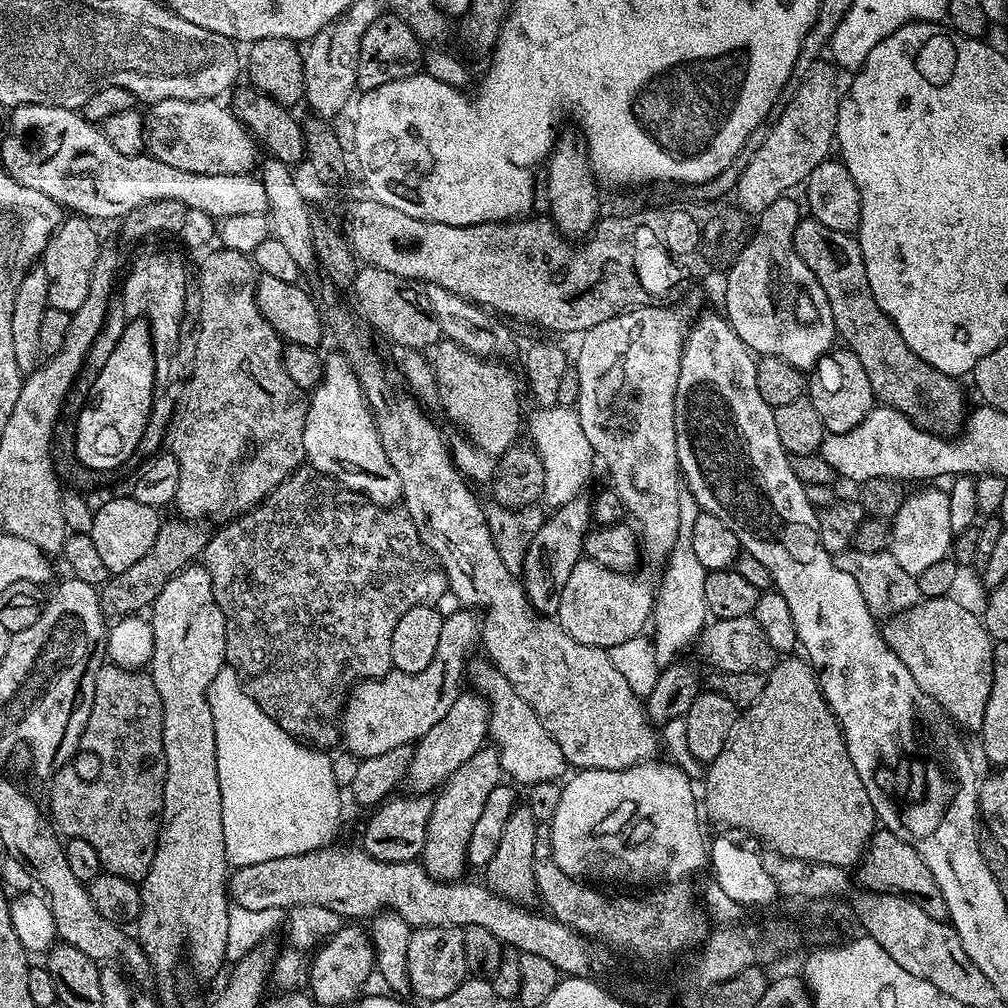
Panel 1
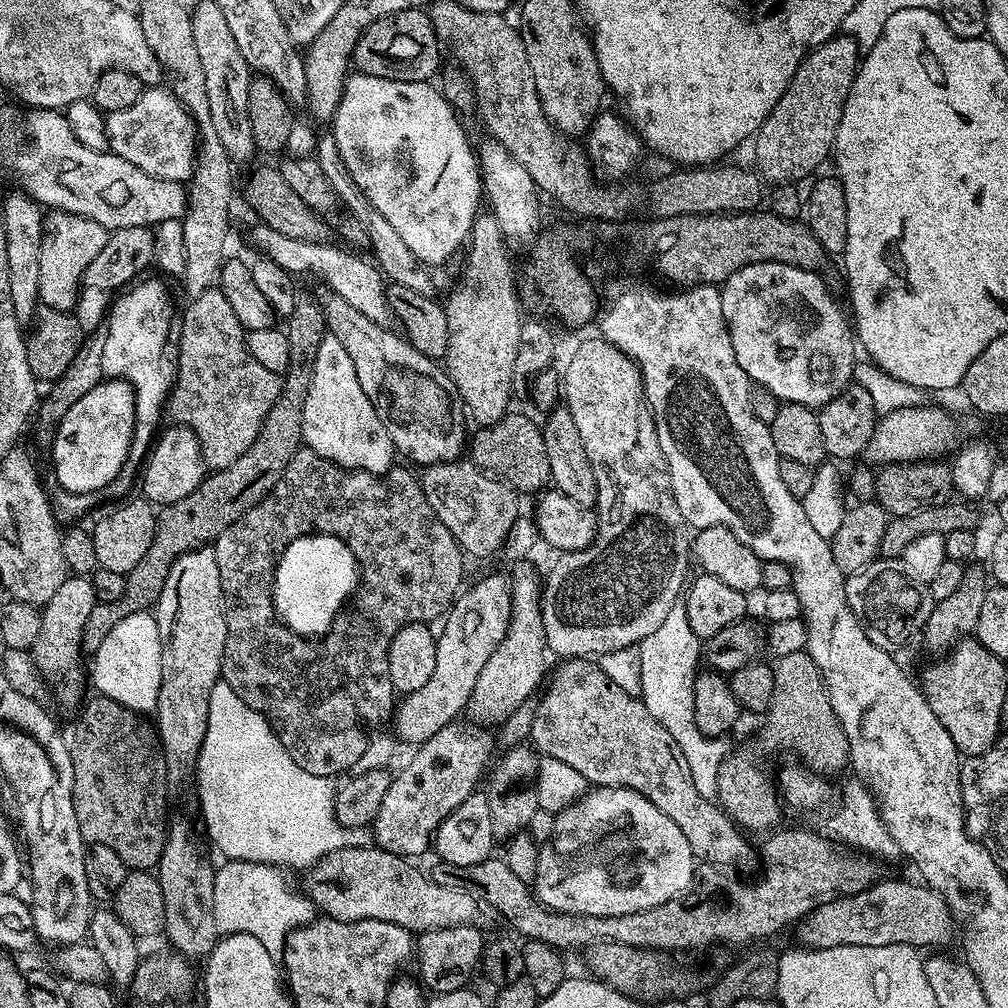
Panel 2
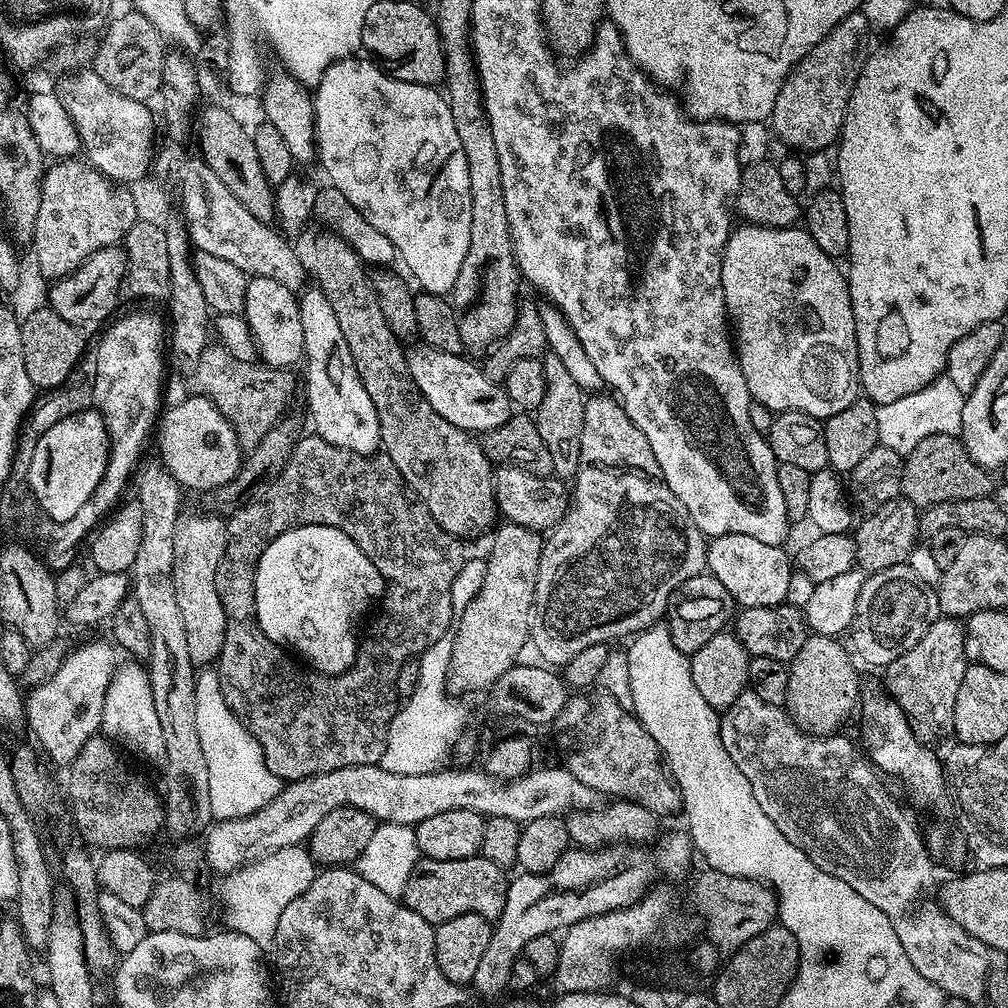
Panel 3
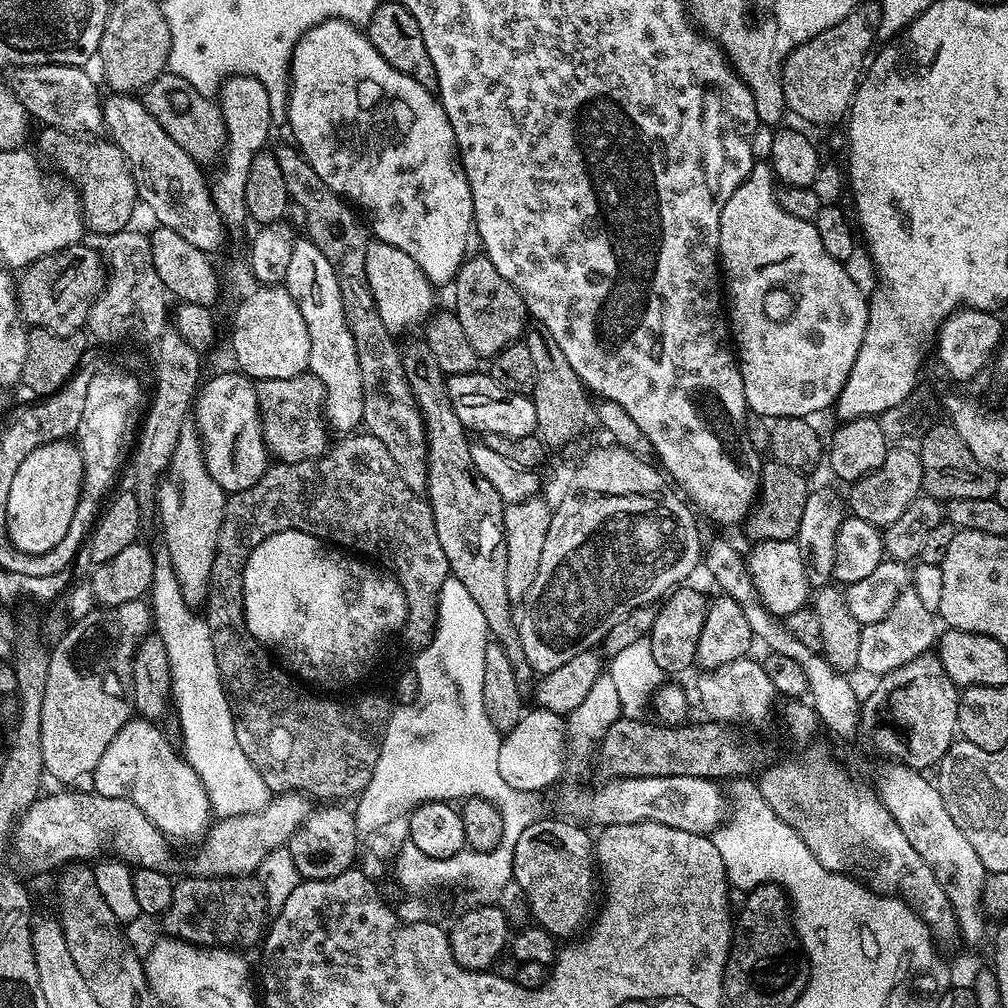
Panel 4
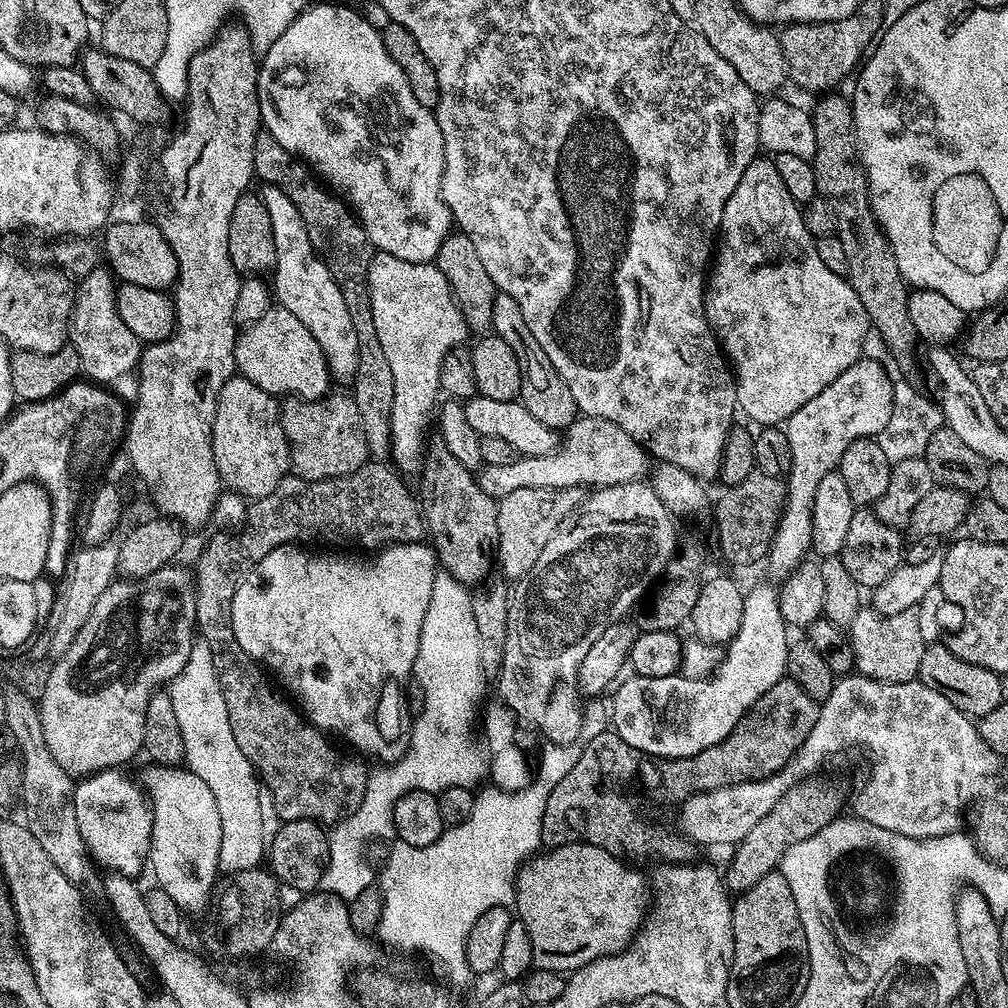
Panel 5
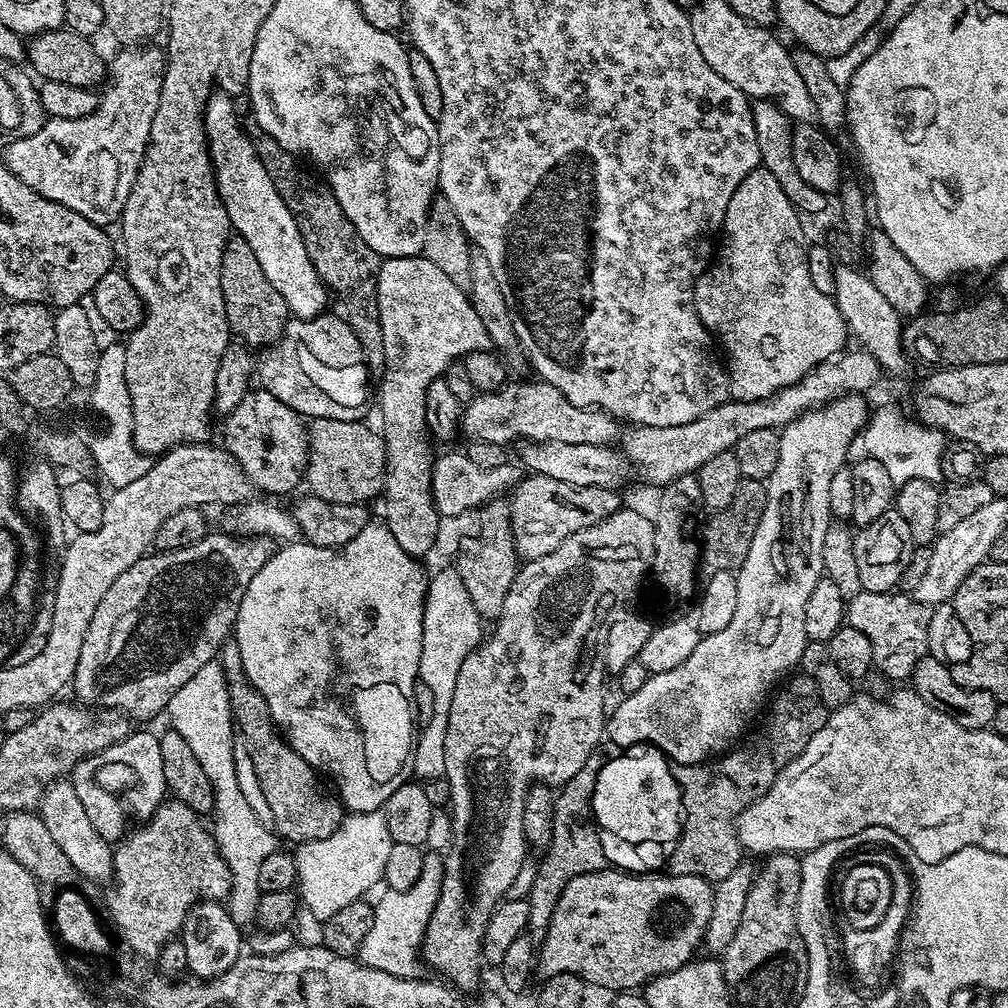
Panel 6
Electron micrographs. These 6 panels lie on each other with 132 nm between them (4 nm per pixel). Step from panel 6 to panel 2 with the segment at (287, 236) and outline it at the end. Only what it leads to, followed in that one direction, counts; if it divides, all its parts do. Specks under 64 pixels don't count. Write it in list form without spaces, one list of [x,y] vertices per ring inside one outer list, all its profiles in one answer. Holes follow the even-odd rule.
[[[325,335],[323,342],[318,346],[310,390],[304,399],[302,434],[307,447],[313,448],[315,452],[342,465],[343,468],[357,468],[359,472],[383,476],[393,467],[394,449],[390,434],[386,426],[382,426],[370,398],[366,398],[362,385],[358,382],[358,374],[354,372],[354,362],[350,362],[350,354],[346,354],[346,346],[342,346],[342,342],[338,342],[338,338],[333,336]]]

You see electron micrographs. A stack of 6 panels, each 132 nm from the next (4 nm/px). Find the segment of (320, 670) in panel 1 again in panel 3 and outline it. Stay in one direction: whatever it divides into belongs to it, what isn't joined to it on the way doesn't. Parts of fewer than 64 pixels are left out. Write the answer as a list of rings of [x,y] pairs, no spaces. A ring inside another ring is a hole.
[[[309,434],[309,436],[301,435],[297,439],[296,445],[292,448],[292,453],[289,454],[288,460],[284,464],[284,469],[272,480],[269,480],[267,484],[263,485],[251,499],[241,504],[235,512],[231,513],[227,517],[226,523],[228,525],[228,541],[226,542],[226,550],[222,554],[222,562],[218,562],[216,585],[218,586],[218,598],[222,602],[225,613],[230,614],[231,619],[227,621],[224,630],[224,641],[220,647],[220,655],[218,657],[218,671],[223,683],[227,687],[229,684],[240,695],[240,700],[244,703],[244,709],[239,709],[238,715],[248,725],[248,729],[251,730],[256,741],[262,746],[262,754],[264,755],[266,766],[281,782],[291,782],[294,780],[305,780],[308,776],[326,774],[330,770],[342,770],[346,766],[379,764],[383,751],[386,750],[387,734],[390,730],[391,720],[398,709],[398,697],[395,690],[395,679],[398,676],[398,672],[402,670],[404,664],[409,663],[413,658],[419,657],[428,647],[434,645],[440,638],[448,634],[453,627],[454,611],[451,604],[451,586],[453,586],[454,580],[458,576],[458,572],[466,559],[464,548],[460,545],[463,543],[457,537],[450,535],[449,532],[444,532],[442,526],[438,526],[438,522],[434,522],[434,518],[426,510],[424,503],[408,487],[407,482],[405,482],[398,470],[398,466],[394,466],[394,462],[383,450],[377,451],[370,456],[363,456],[354,450],[346,450],[345,448],[334,446],[330,442],[323,440],[321,436],[315,434]],[[302,524],[334,526],[335,528],[340,528],[350,538],[354,538],[354,542],[358,542],[358,546],[368,555],[370,562],[374,562],[374,566],[382,574],[386,585],[386,591],[382,597],[384,613],[380,616],[380,632],[384,636],[366,637],[361,642],[360,649],[356,652],[356,661],[353,662],[352,668],[338,673],[337,676],[323,676],[320,672],[307,672],[306,669],[299,668],[287,656],[289,653],[281,645],[275,644],[260,631],[254,619],[256,615],[256,567],[266,550],[266,546],[274,538],[278,538],[283,534],[283,532],[288,532],[292,528],[298,528]]]

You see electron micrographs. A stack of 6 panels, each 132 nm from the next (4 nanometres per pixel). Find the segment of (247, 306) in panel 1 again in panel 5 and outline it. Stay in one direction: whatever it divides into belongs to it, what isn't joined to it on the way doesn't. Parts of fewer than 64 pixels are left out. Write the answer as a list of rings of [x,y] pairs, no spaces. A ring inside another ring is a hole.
[[[332,394],[323,400],[285,399],[280,421],[288,439],[288,449],[292,451],[291,475],[301,476],[303,480],[332,480],[335,476],[349,476],[369,463],[362,414],[358,414],[358,406],[351,395]]]

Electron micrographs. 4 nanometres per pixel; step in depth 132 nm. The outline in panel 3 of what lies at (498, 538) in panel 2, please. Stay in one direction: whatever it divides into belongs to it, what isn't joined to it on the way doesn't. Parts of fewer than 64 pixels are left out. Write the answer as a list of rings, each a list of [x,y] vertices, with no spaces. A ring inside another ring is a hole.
[[[320,230],[322,232],[318,233],[316,237],[308,244],[308,249],[303,249],[302,259],[304,261],[304,266],[309,277],[313,276],[315,287],[321,288],[324,291],[324,297],[330,302],[330,306],[334,306],[334,318],[338,318],[338,330],[342,330],[342,338],[346,338],[346,346],[350,346],[350,354],[354,358],[354,366],[358,370],[358,378],[362,382],[362,386],[366,386],[366,394],[370,394],[370,402],[374,402],[374,410],[378,414],[378,426],[380,427],[380,443],[382,445],[382,450],[389,458],[394,462],[394,466],[398,466],[398,470],[402,474],[405,482],[407,482],[408,487],[416,493],[416,497],[420,499],[421,502],[426,506],[426,510],[434,518],[434,522],[438,522],[438,526],[442,526],[444,532],[449,532],[450,535],[457,538],[465,538],[464,536],[472,536],[475,532],[487,533],[489,529],[497,523],[498,520],[498,509],[496,506],[496,486],[494,483],[494,465],[488,456],[485,454],[483,447],[479,443],[476,444],[469,433],[463,432],[458,426],[454,426],[450,422],[446,422],[446,418],[442,418],[436,411],[430,406],[430,402],[426,402],[426,398],[418,390],[418,386],[414,382],[414,378],[410,378],[410,370],[408,369],[408,357],[406,355],[405,349],[402,346],[401,341],[396,338],[395,334],[391,332],[390,326],[387,325],[386,318],[382,316],[382,309],[379,306],[378,298],[376,293],[373,291],[373,285],[370,283],[370,276],[364,271],[366,271],[365,265],[362,263],[359,256],[357,256],[356,251],[352,249],[345,240],[336,235],[332,230]],[[426,442],[444,442],[444,448],[442,450],[442,456],[438,460],[432,462],[426,462],[426,454],[424,454],[424,460],[422,460],[422,444],[424,444],[424,450],[426,450]]]

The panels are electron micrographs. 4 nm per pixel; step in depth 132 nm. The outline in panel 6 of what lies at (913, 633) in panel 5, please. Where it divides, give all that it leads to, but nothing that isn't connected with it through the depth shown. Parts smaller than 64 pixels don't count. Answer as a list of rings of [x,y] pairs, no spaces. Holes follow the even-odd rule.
[[[899,590],[884,593],[861,591],[851,597],[846,604],[846,622],[854,630],[862,630],[870,638],[874,649],[874,668],[896,682],[904,682],[911,677],[914,666],[923,656],[928,655],[928,624],[932,621],[929,605],[915,600],[911,594]]]

